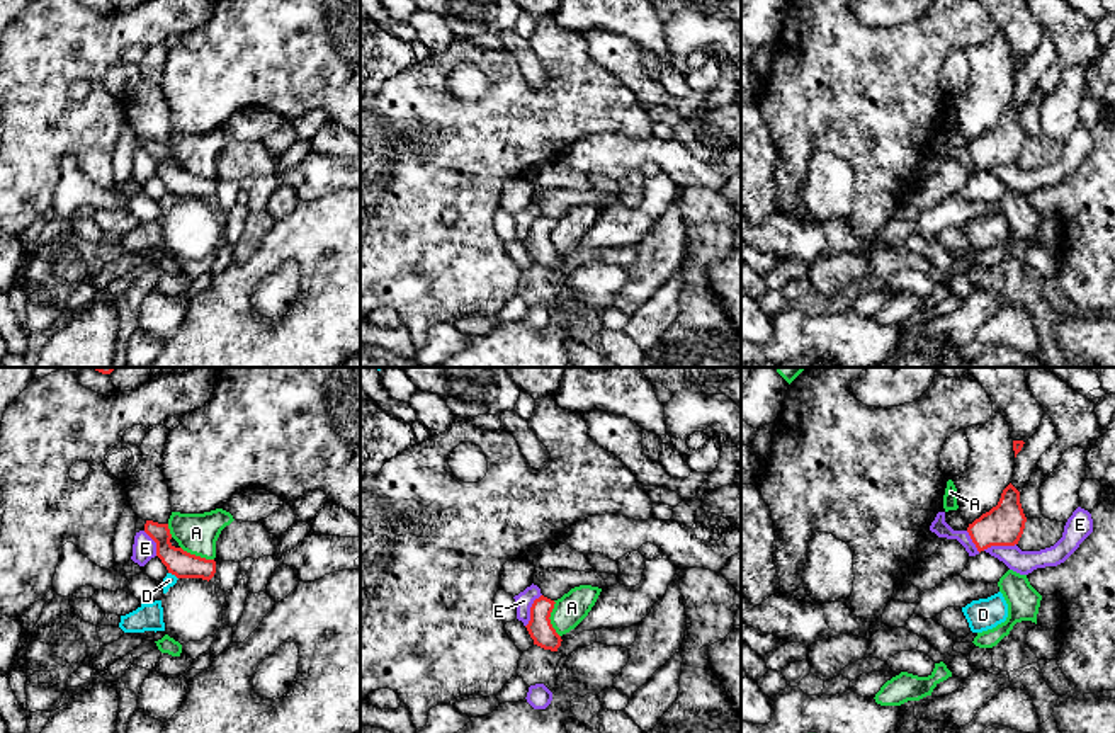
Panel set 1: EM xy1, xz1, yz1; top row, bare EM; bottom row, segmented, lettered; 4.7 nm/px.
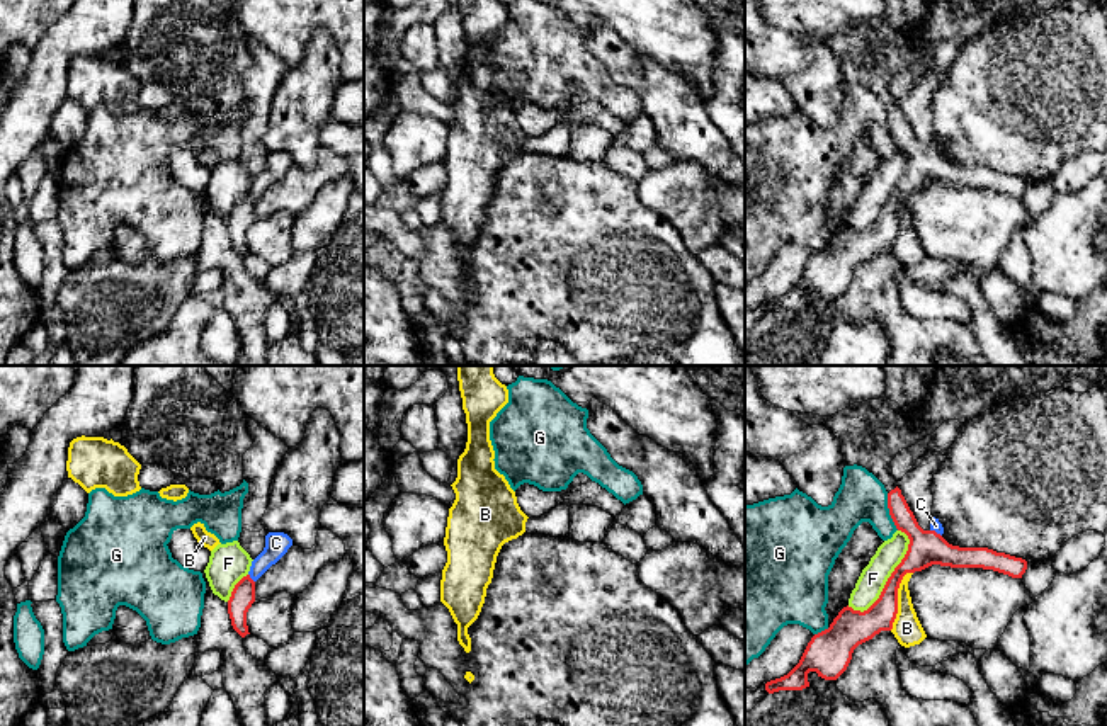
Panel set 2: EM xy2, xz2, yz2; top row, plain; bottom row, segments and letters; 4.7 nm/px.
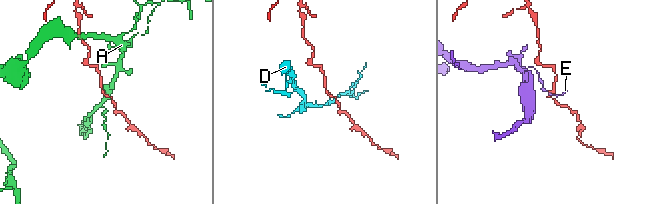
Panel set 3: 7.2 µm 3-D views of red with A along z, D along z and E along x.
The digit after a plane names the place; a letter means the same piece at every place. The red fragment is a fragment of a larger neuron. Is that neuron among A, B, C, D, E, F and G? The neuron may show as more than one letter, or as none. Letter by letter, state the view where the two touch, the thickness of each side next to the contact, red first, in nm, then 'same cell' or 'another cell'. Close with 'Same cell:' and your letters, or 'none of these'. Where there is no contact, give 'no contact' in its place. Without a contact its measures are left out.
A: contact in xz1; calibres 120 and 150 nm; another cell
B: contact in yz2; calibres 170 and 140 nm; another cell
C: contact in xy2; calibres 110 and 110 nm; another cell
D: contact in xy1; calibres 130 and 60 nm; another cell
E: contact in xz1; calibres 120 and 90 nm; another cell
F: contact in yz2; calibres 170 and 130 nm; another cell
G: contact in yz2; calibres 170 and 220 nm; another cell
Same cell: none of these

